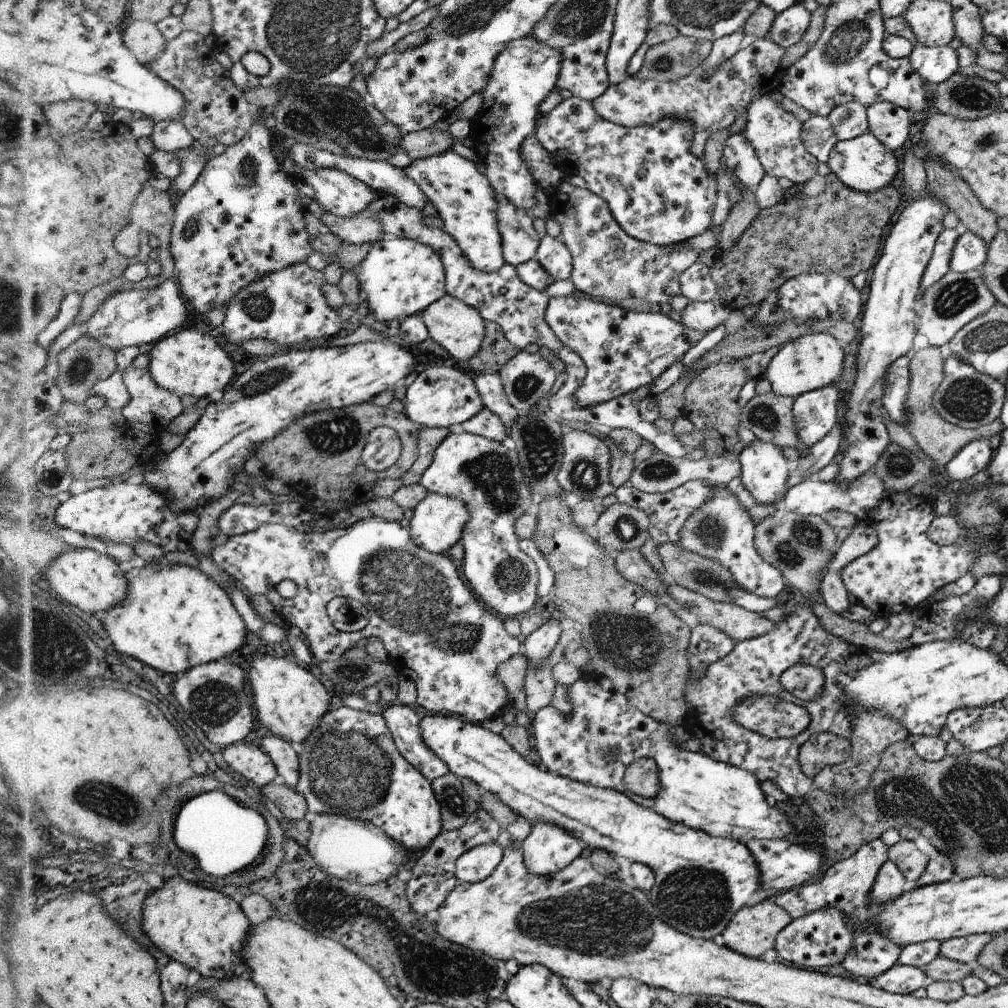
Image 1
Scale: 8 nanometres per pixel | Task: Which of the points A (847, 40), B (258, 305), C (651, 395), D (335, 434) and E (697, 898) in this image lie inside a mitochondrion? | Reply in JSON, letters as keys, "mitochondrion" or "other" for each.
{"A":"mitochondrion","B":"mitochondrion","C":"other","D":"mitochondrion","E":"mitochondrion"}

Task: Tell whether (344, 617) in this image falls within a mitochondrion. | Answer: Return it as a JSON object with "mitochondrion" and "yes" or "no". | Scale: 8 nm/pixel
{"mitochondrion":"yes"}

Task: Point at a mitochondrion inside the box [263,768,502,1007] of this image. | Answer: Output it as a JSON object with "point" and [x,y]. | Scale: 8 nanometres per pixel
{"point":[463,973]}

